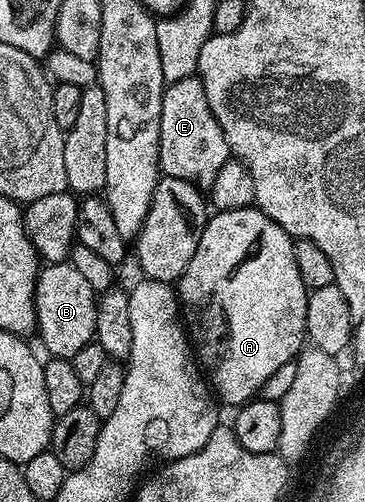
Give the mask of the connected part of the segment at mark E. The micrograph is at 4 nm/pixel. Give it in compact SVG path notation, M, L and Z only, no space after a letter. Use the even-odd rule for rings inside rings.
M196 76L169 83L160 108L160 170L165 177L188 180L193 186L208 188L216 172L231 161L232 155L224 132L208 108L202 82Z

